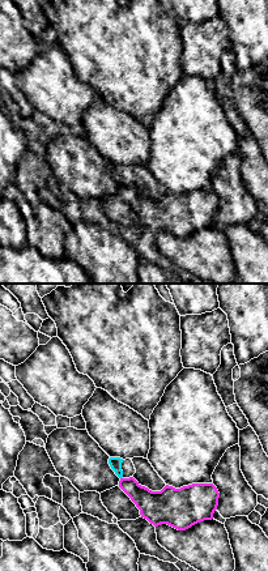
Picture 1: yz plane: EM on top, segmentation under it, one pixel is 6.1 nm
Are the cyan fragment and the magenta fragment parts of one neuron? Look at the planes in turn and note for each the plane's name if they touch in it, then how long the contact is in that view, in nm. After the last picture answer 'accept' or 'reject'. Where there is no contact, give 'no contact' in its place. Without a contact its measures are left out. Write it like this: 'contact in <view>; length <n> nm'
no contact

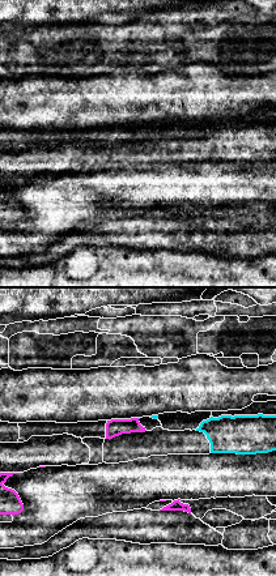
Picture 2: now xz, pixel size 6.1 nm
no contact

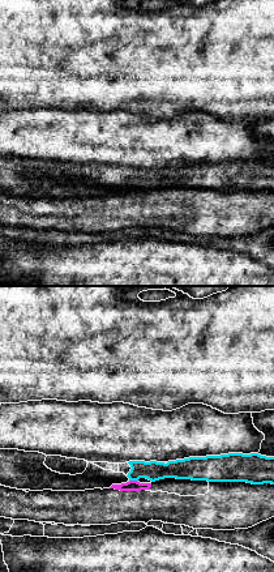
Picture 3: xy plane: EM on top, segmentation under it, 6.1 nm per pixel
contact in xy; length 60 nm

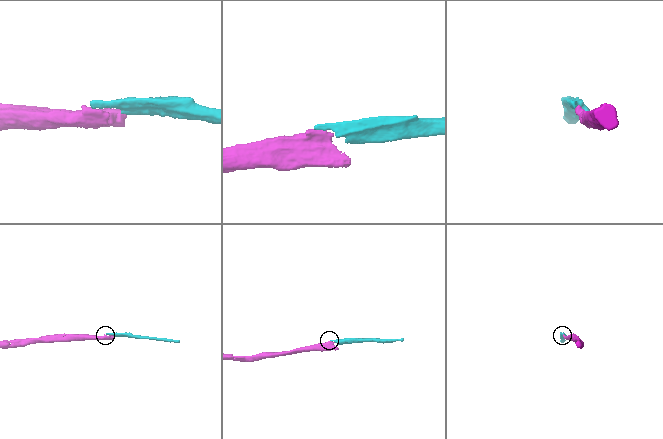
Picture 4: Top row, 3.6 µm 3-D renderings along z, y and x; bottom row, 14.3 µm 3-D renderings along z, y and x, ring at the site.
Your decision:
reject

